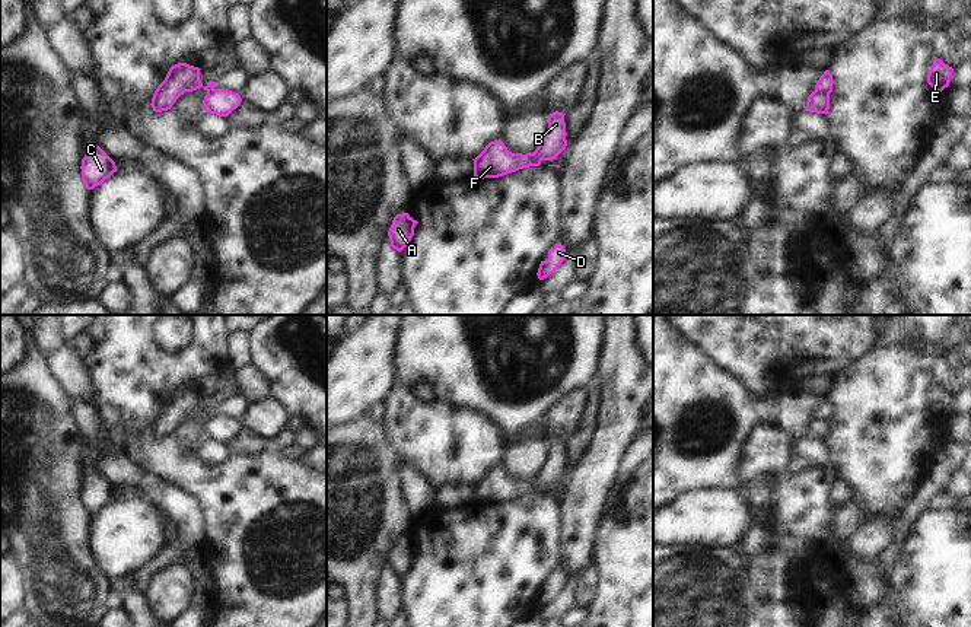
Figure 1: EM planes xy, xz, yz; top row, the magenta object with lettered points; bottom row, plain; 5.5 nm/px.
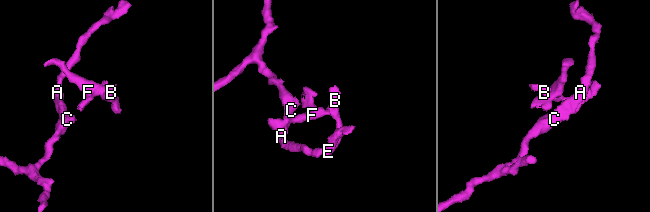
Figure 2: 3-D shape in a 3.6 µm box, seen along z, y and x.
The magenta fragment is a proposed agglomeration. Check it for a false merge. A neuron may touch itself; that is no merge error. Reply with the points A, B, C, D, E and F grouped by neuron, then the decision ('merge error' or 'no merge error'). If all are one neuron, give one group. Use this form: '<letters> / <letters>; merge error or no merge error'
A C F / B D E; merge error

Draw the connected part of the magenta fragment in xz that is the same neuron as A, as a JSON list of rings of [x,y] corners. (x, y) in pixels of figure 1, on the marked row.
[[[408,213],[397,214],[388,230],[391,246],[401,252],[410,244],[417,223]]]

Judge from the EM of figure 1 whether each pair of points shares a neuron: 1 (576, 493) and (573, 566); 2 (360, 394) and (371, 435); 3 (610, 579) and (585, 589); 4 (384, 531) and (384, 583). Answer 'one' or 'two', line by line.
1: one
2: two
3: two
4: two

